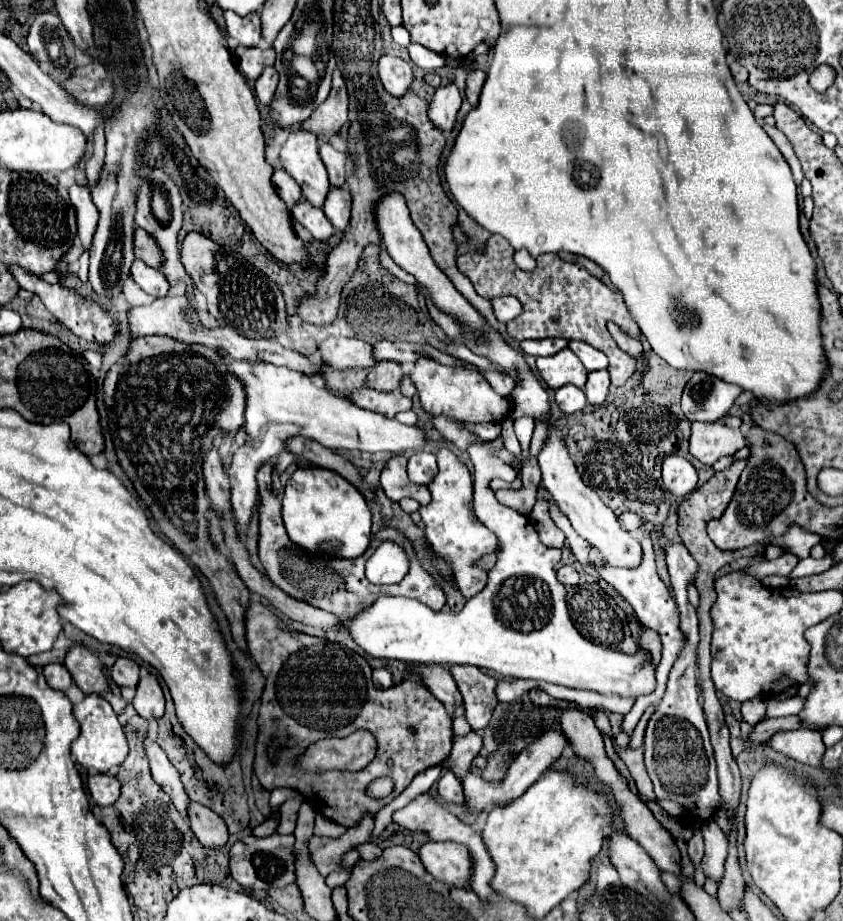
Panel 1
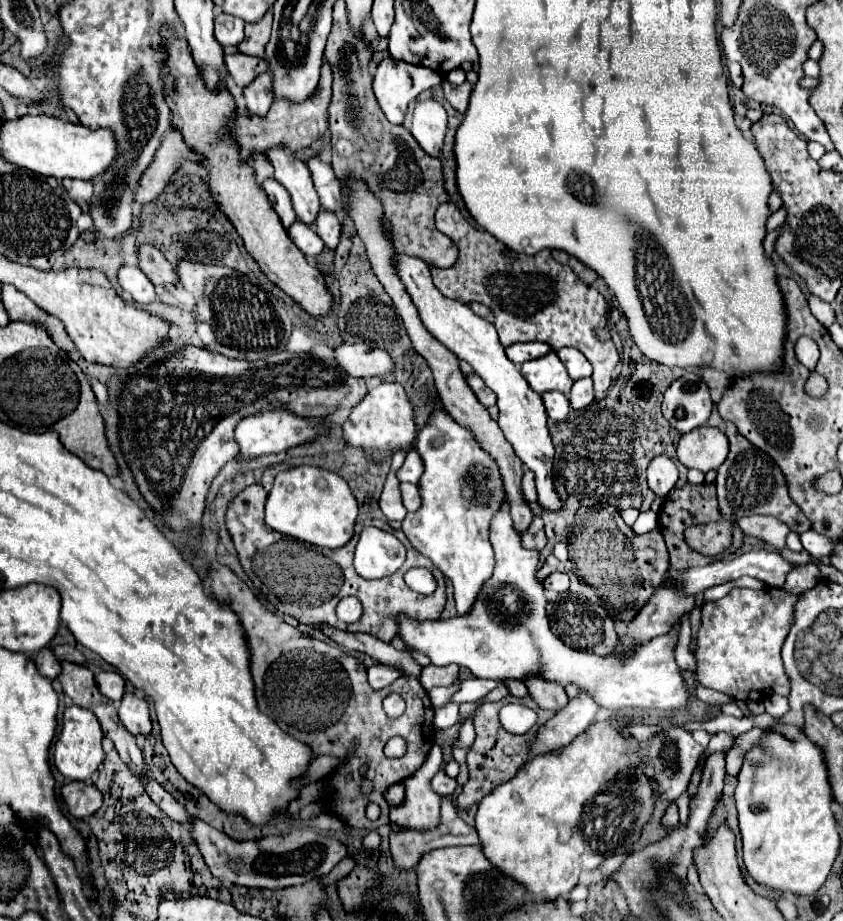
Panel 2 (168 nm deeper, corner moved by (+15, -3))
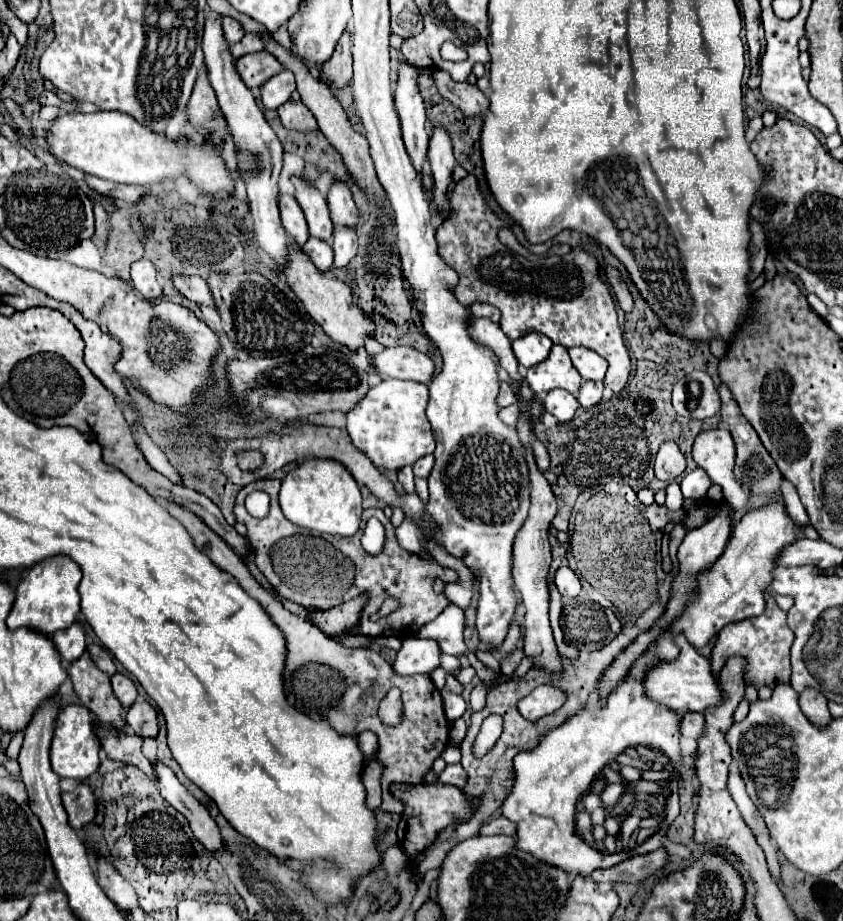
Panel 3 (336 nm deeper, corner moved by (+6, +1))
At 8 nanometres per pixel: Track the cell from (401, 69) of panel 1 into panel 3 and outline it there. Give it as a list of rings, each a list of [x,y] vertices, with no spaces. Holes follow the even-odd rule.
[[[399,65],[399,81],[395,93],[395,105],[401,119],[403,141],[407,153],[419,173],[427,171],[427,151],[429,151],[429,133],[425,129],[425,105],[417,89],[417,75],[429,75],[429,69],[417,69],[413,65]]]

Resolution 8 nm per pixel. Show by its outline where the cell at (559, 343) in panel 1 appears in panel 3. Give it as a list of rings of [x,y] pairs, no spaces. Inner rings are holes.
[[[529,333],[521,339],[513,341],[513,355],[517,357],[519,365],[523,367],[533,367],[537,363],[541,363],[549,351],[551,351],[551,339],[541,335],[541,333]]]

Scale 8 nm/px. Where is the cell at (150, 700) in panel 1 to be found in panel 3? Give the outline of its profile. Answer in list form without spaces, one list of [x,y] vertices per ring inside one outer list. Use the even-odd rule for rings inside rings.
[[[135,701],[127,713],[127,725],[139,737],[157,737],[159,733],[157,711],[147,701]]]

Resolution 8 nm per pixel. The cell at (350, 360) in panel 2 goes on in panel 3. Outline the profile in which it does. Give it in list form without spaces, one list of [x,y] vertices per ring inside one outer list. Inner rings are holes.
[[[387,347],[383,353],[373,357],[377,371],[395,379],[409,379],[417,383],[429,383],[435,373],[431,357],[419,353],[413,347]]]

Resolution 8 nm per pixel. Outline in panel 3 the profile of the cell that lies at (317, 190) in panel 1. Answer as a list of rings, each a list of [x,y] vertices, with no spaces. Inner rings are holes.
[[[291,177],[295,183],[295,199],[301,205],[305,219],[309,223],[309,233],[321,241],[331,241],[333,239],[333,221],[329,217],[327,201],[319,195],[319,191],[311,189],[303,179]]]

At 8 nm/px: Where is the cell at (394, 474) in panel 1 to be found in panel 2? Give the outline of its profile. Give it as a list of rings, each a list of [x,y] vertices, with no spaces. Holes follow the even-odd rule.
[[[400,483],[400,493],[402,493],[402,503],[408,511],[416,511],[420,507],[420,493],[416,485]]]

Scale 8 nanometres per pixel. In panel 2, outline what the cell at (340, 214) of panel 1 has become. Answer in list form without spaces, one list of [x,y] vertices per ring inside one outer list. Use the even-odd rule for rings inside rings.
[[[320,211],[320,215],[316,217],[314,231],[318,233],[318,237],[326,243],[326,247],[336,249],[338,241],[340,241],[340,219],[336,217],[336,213],[332,211]]]

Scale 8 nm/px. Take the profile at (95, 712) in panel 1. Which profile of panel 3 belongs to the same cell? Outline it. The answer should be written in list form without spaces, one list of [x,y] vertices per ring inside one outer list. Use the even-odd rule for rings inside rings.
[[[67,705],[61,709],[51,743],[51,767],[59,777],[71,777],[77,781],[87,779],[99,767],[99,739],[93,735],[93,717],[83,705]]]

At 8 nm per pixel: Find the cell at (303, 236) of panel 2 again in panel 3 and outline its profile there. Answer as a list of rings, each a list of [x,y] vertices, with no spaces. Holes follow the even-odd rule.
[[[309,237],[309,241],[303,245],[303,253],[313,261],[313,265],[319,269],[319,271],[329,271],[333,267],[333,249],[321,241],[321,239],[315,239],[315,237]]]

